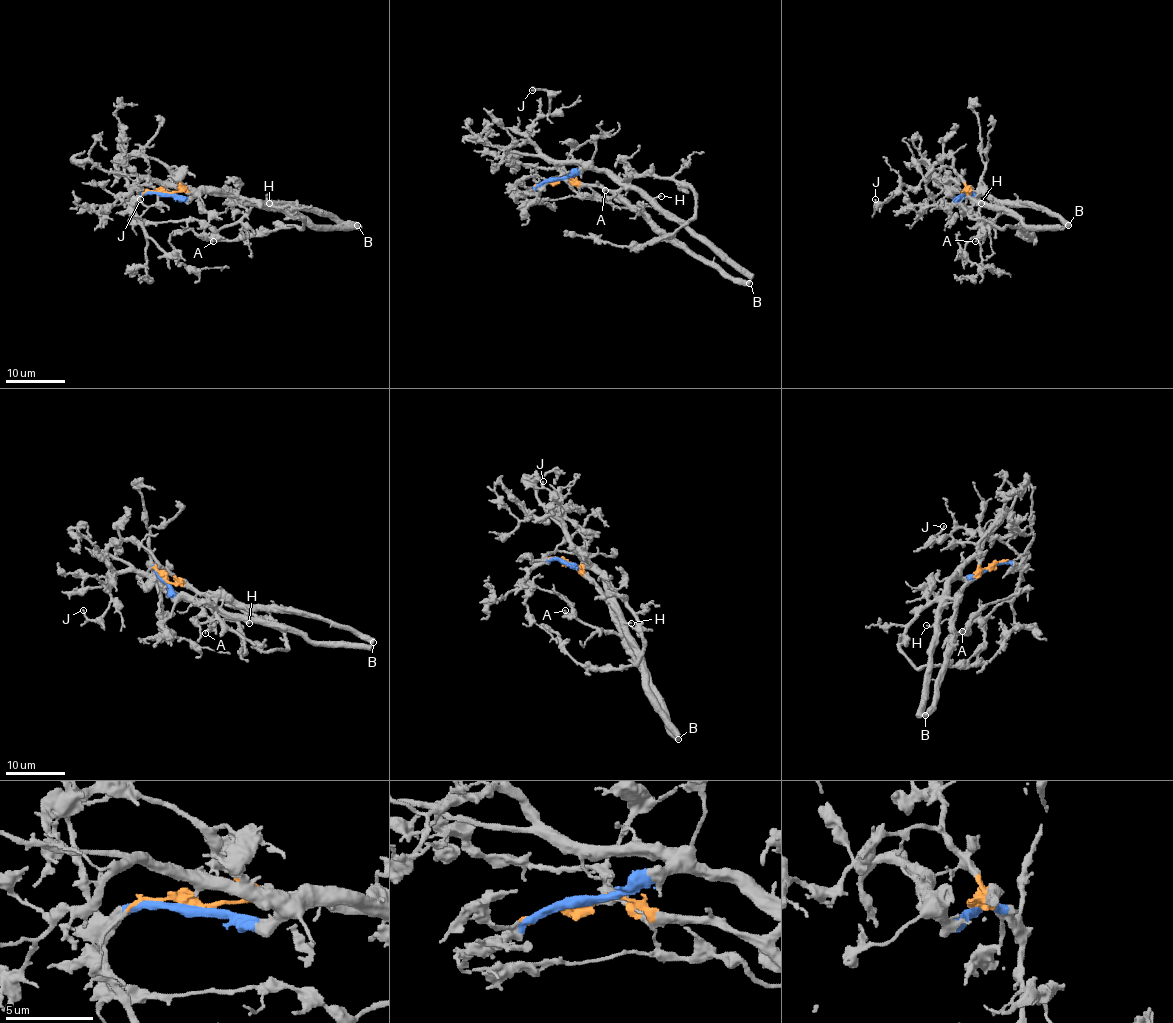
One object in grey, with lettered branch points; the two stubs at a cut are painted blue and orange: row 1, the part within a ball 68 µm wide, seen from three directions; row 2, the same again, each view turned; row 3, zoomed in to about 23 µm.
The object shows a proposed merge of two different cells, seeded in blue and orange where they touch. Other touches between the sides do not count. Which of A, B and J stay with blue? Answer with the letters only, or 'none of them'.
J

